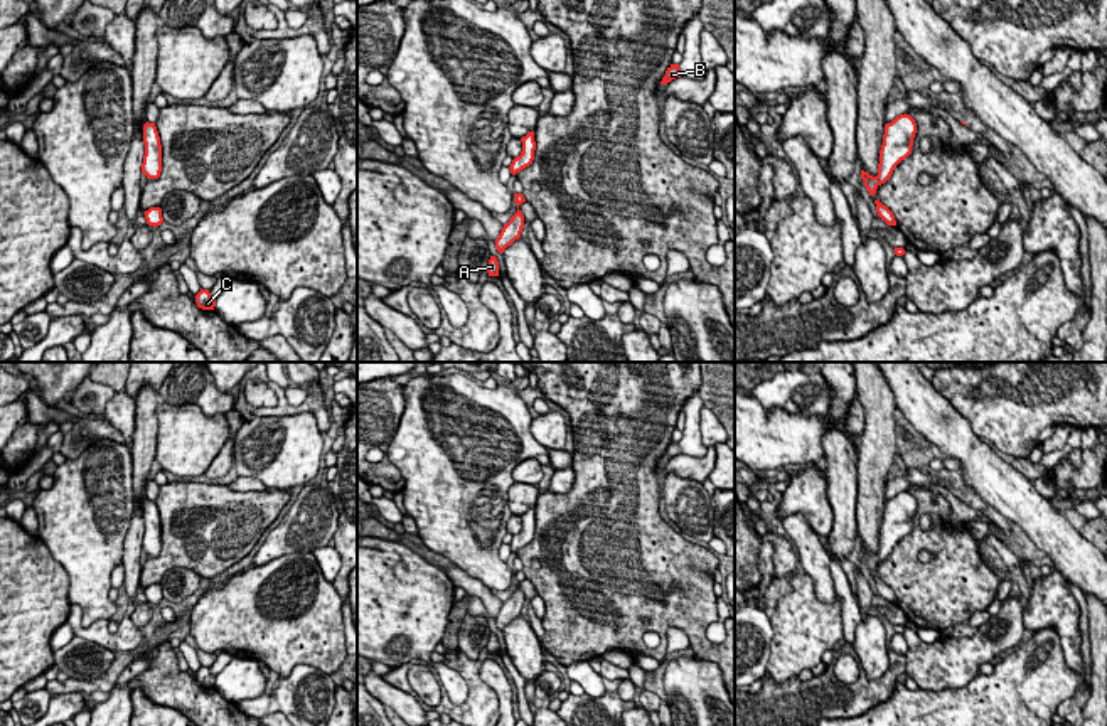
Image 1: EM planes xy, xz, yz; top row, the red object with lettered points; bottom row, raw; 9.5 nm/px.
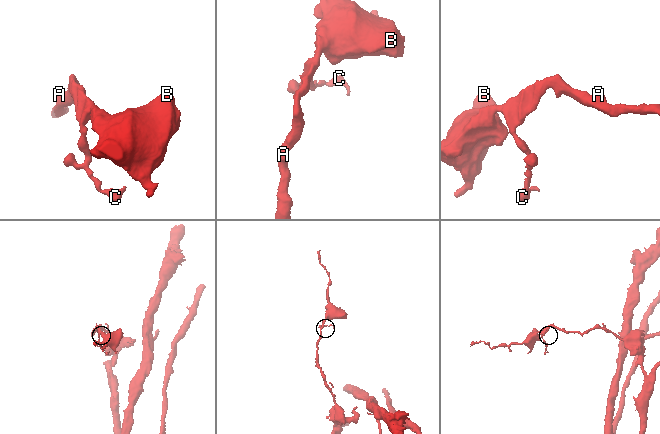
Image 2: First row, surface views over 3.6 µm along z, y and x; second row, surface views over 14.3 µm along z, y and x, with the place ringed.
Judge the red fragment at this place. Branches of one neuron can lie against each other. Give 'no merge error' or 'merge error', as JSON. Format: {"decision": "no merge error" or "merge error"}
{"decision": "no merge error"}

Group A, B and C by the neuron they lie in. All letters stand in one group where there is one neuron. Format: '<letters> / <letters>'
A B C

